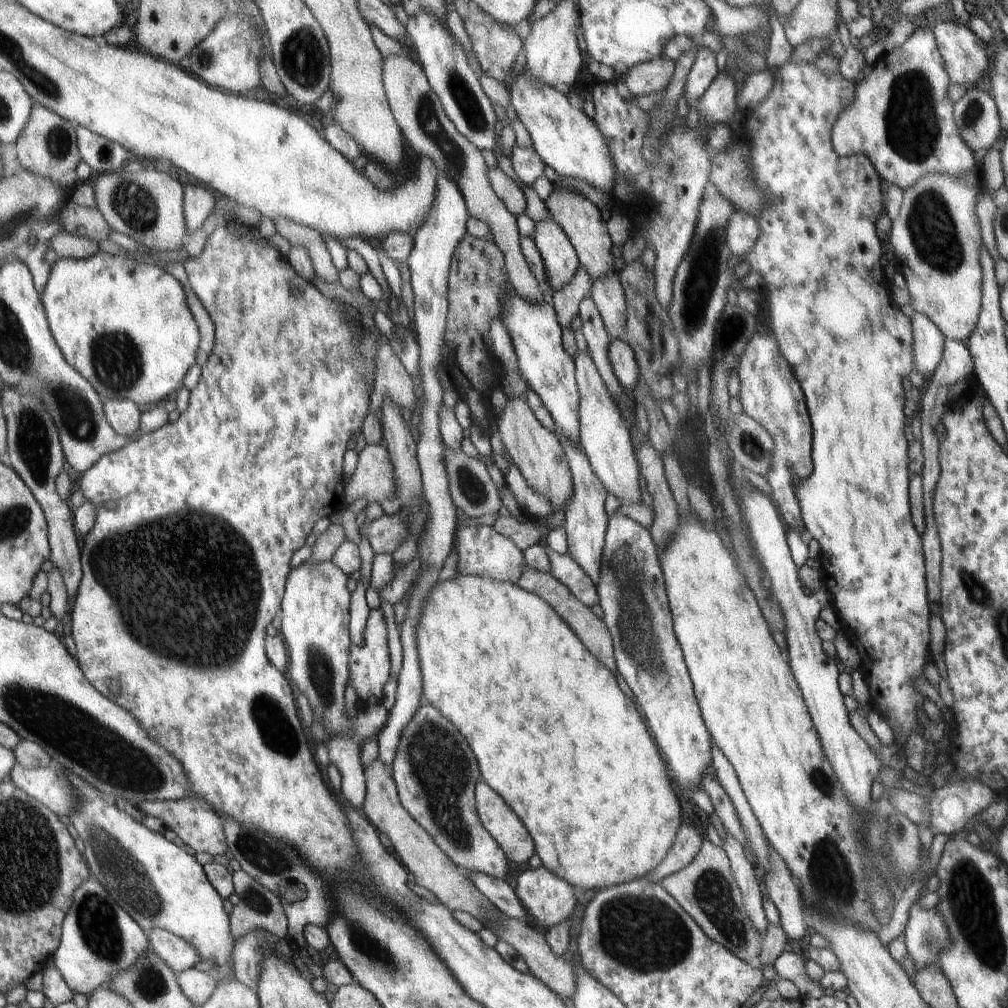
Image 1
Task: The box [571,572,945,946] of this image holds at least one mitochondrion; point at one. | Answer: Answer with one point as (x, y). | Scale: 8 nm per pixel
(832, 878)

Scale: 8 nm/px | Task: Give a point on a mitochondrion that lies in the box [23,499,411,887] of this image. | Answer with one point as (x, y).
(107, 557)

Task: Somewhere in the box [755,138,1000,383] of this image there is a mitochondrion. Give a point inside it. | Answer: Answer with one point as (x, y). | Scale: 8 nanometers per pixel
(931, 230)

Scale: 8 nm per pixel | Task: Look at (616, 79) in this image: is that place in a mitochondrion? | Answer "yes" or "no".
no

